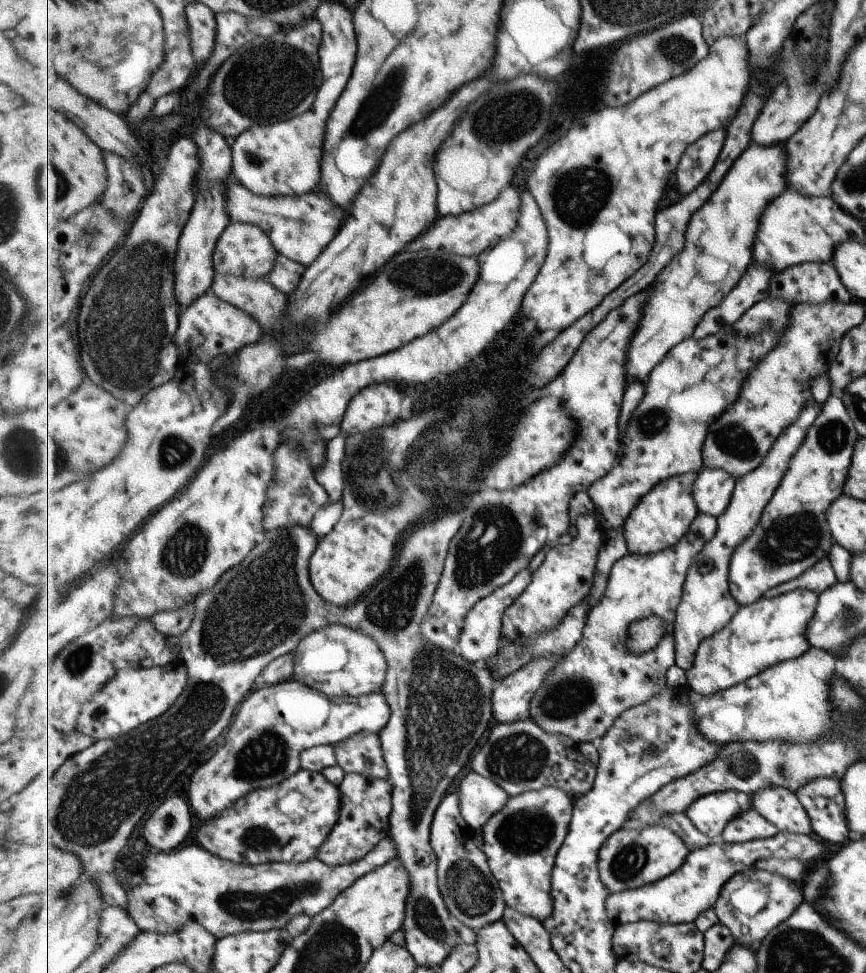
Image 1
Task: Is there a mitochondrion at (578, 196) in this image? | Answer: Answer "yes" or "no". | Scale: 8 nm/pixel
yes

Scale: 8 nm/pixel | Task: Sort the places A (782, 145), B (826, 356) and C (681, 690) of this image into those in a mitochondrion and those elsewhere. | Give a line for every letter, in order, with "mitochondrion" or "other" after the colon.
A: other
B: other
C: other

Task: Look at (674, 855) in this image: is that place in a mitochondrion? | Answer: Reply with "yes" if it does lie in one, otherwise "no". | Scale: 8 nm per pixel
no

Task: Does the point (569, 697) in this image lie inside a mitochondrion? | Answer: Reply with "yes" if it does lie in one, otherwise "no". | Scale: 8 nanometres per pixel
yes

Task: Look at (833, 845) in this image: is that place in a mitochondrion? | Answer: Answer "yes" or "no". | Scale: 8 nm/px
no

